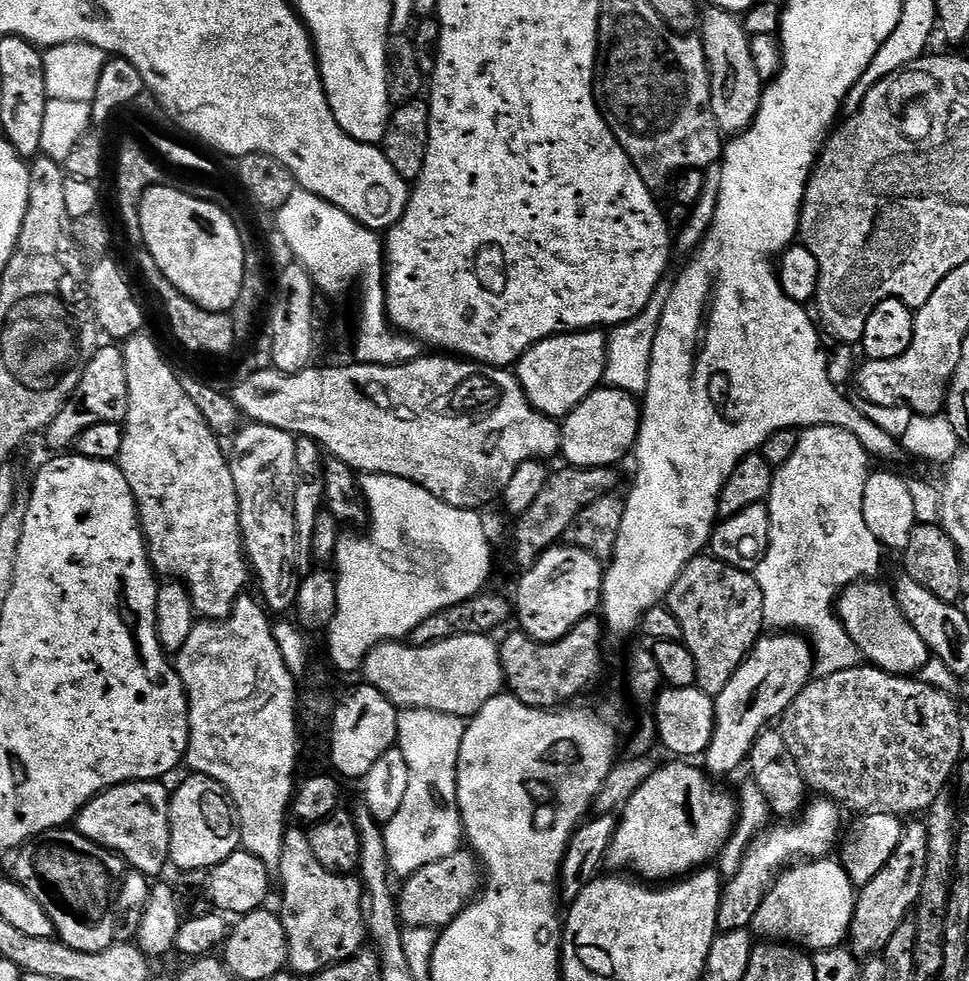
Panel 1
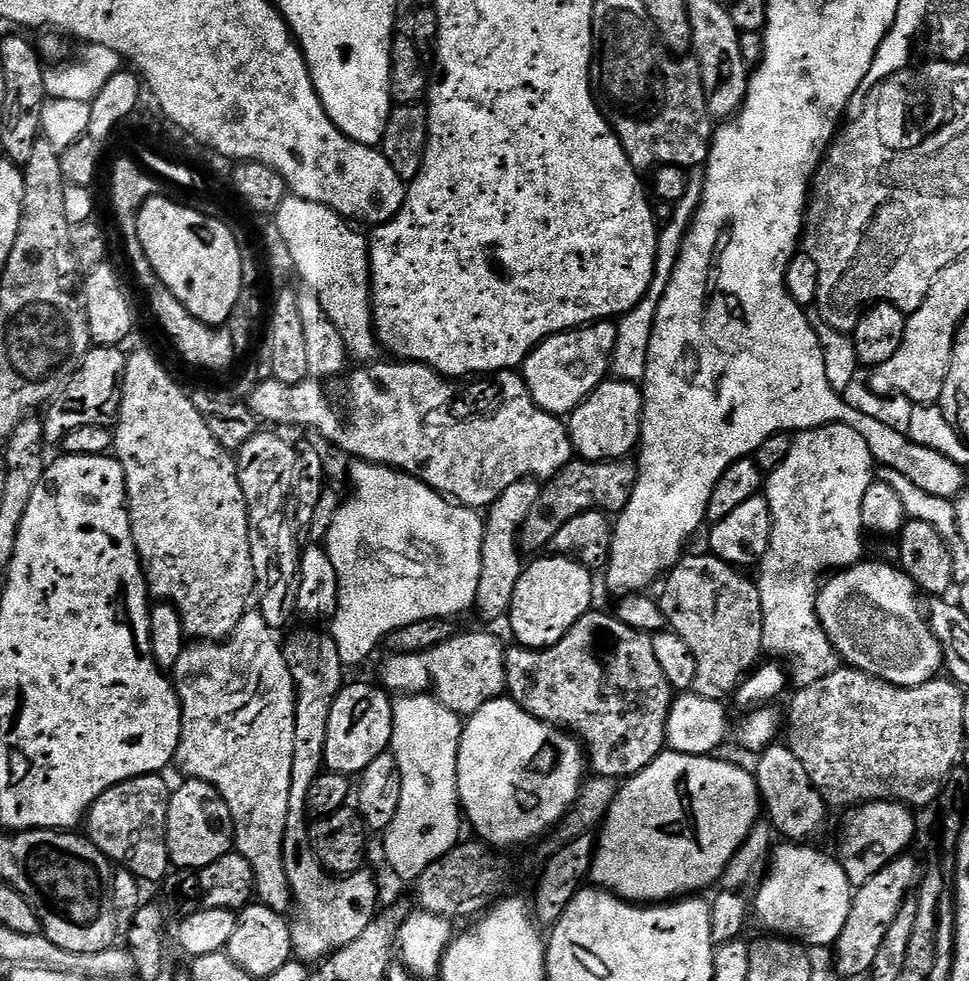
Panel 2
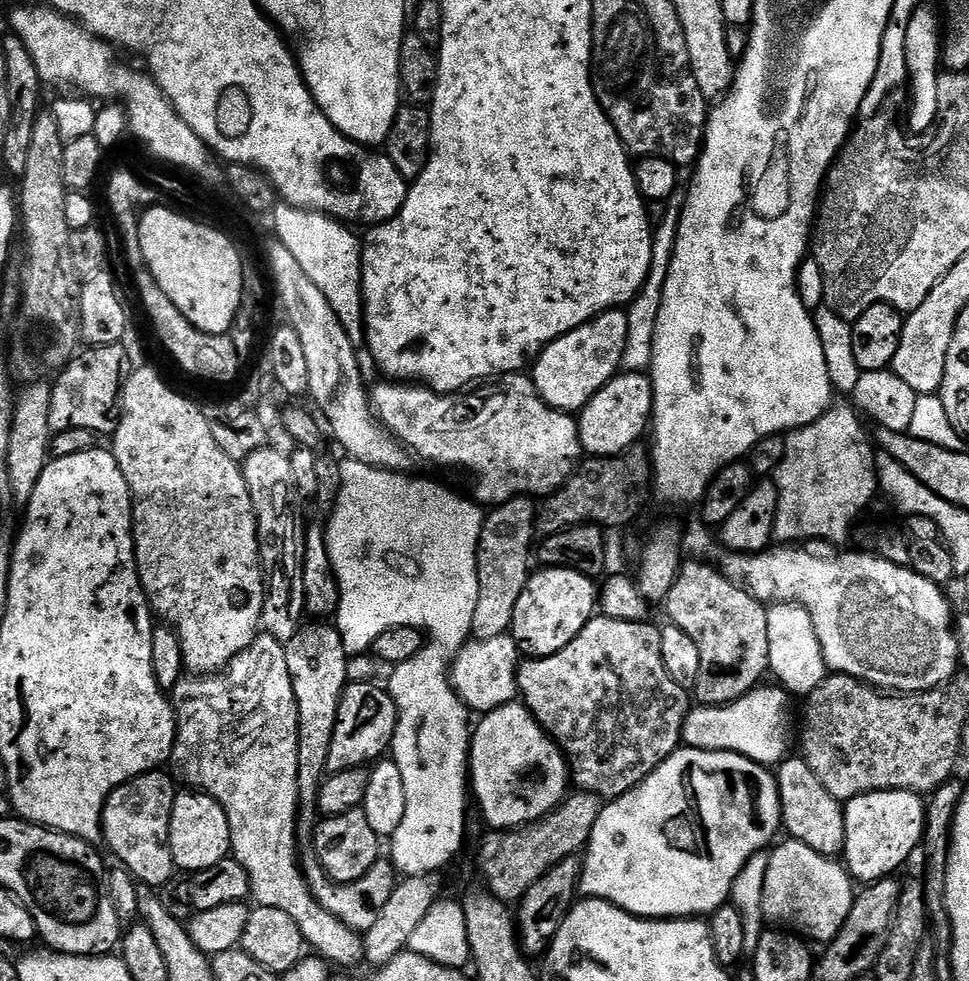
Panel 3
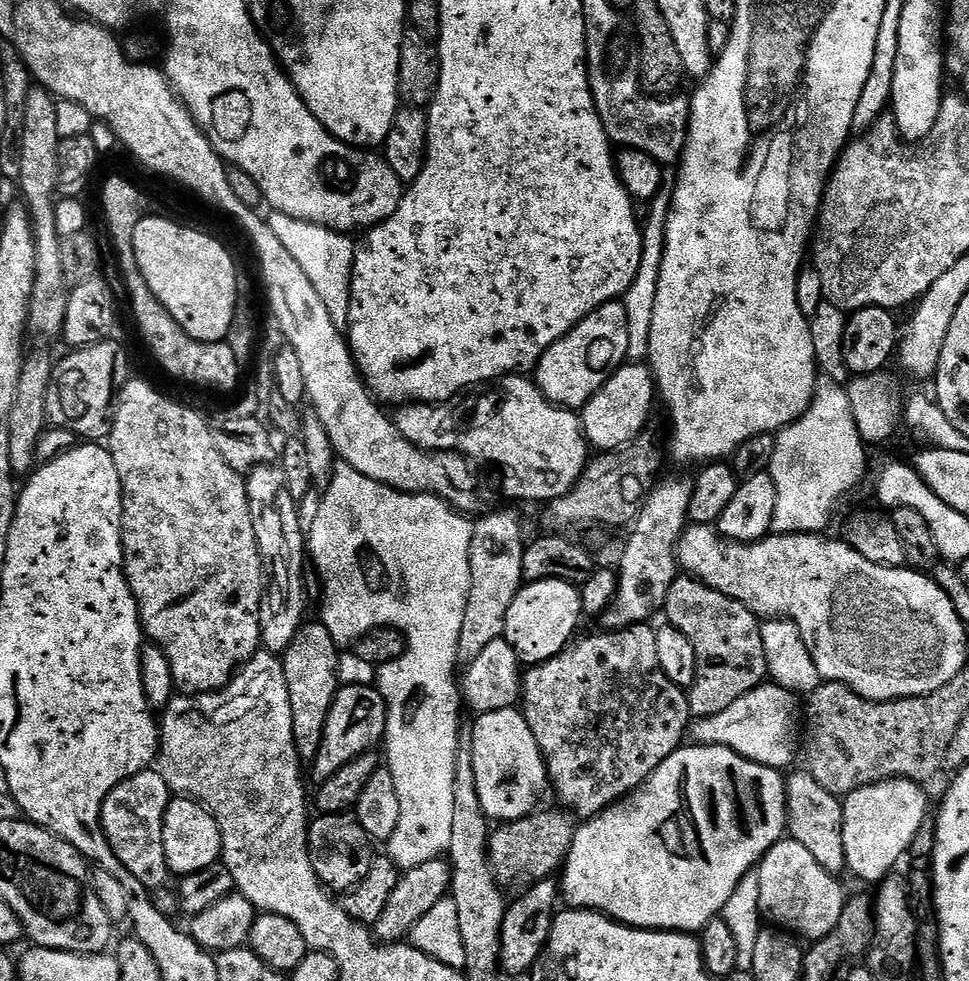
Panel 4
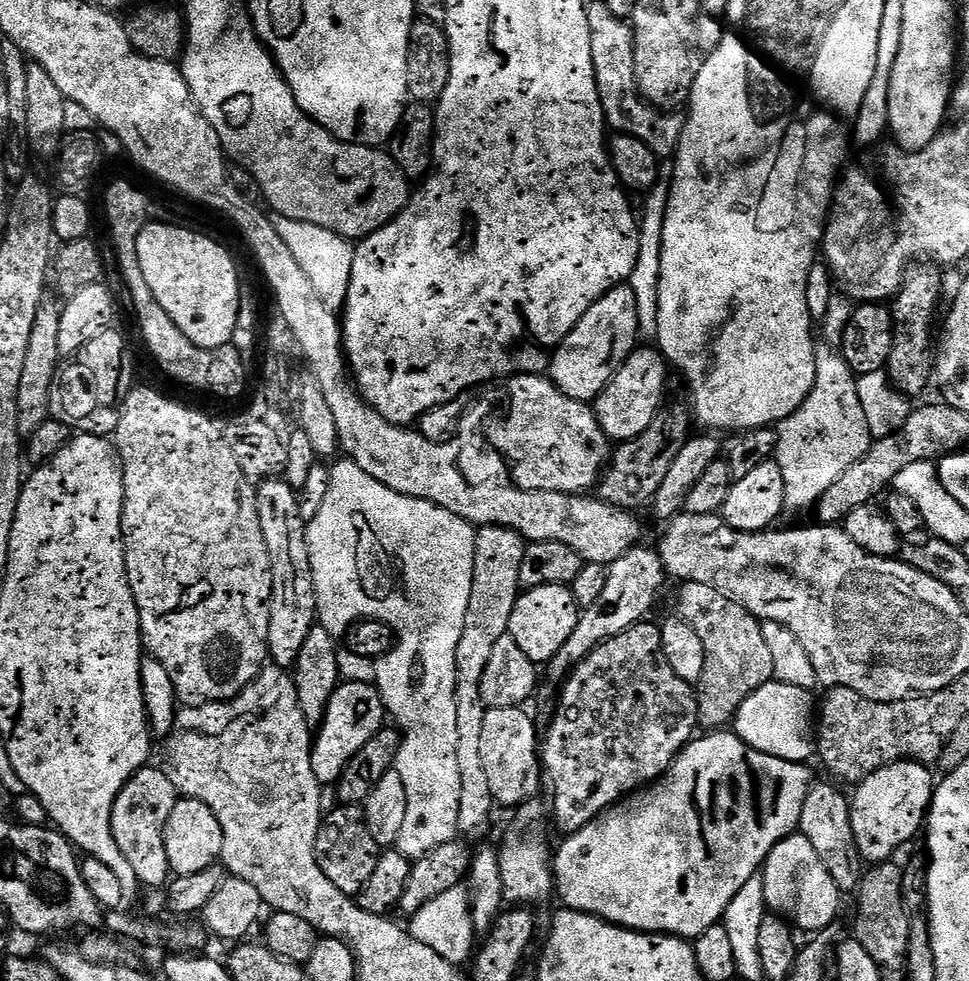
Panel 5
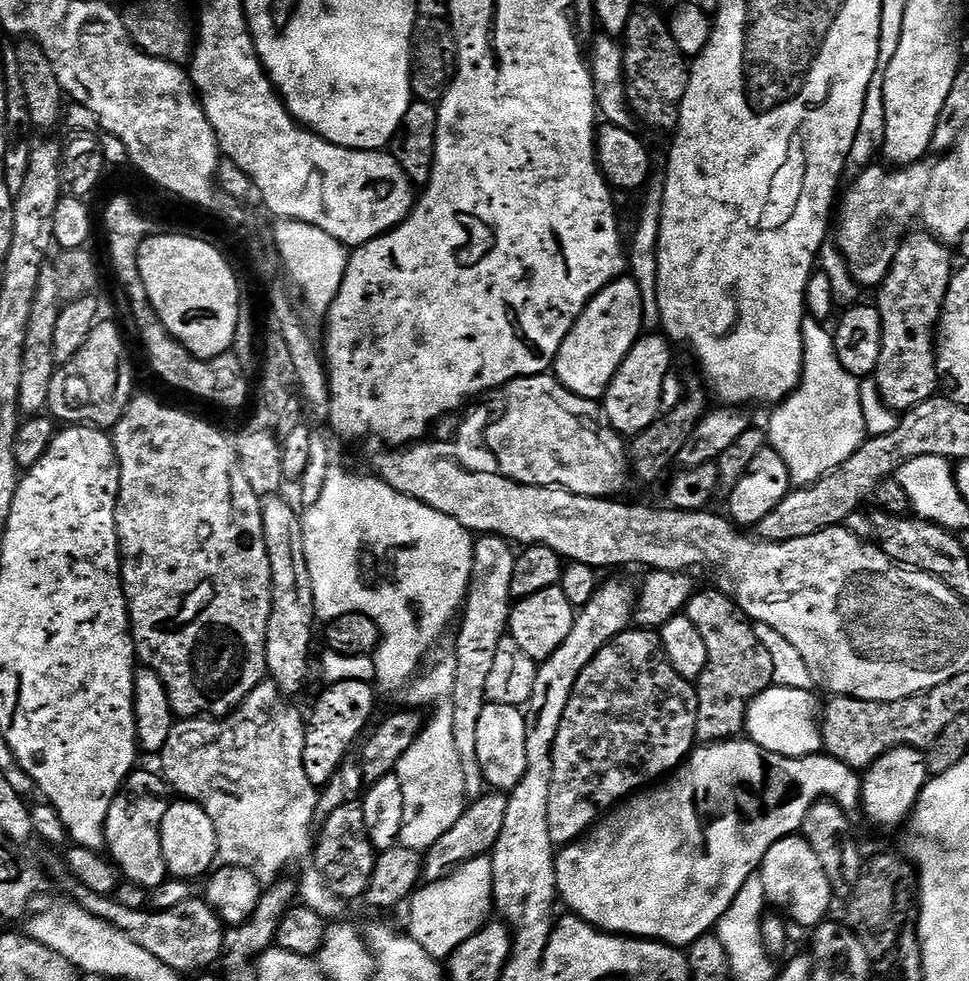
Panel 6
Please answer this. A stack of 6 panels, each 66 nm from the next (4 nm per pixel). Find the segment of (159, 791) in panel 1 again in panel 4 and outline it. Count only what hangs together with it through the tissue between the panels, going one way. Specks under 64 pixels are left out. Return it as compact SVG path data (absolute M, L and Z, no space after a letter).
M145 770L123 780L104 803L102 818L104 833L114 854L150 890L157 890L170 879L164 845L164 815L174 794L168 788L166 778L158 770Z

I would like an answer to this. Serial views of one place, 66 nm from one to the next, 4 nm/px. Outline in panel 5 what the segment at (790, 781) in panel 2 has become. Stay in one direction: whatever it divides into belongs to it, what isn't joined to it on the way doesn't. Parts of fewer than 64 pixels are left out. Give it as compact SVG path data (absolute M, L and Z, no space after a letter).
M813 783L812 789L806 794L806 802L802 806L802 818L798 829L799 835L814 846L818 858L822 858L822 866L834 878L841 893L852 894L857 891L862 875L862 857L852 829L852 806L847 795L843 796L837 785Z

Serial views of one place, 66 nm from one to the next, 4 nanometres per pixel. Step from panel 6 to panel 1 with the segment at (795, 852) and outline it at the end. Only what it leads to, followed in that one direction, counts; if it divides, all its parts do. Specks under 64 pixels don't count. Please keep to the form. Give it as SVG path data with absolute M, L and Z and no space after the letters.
M835 859L797 863L780 873L758 906L751 931L757 937L787 942L804 950L839 948L849 939L857 895L846 870Z

